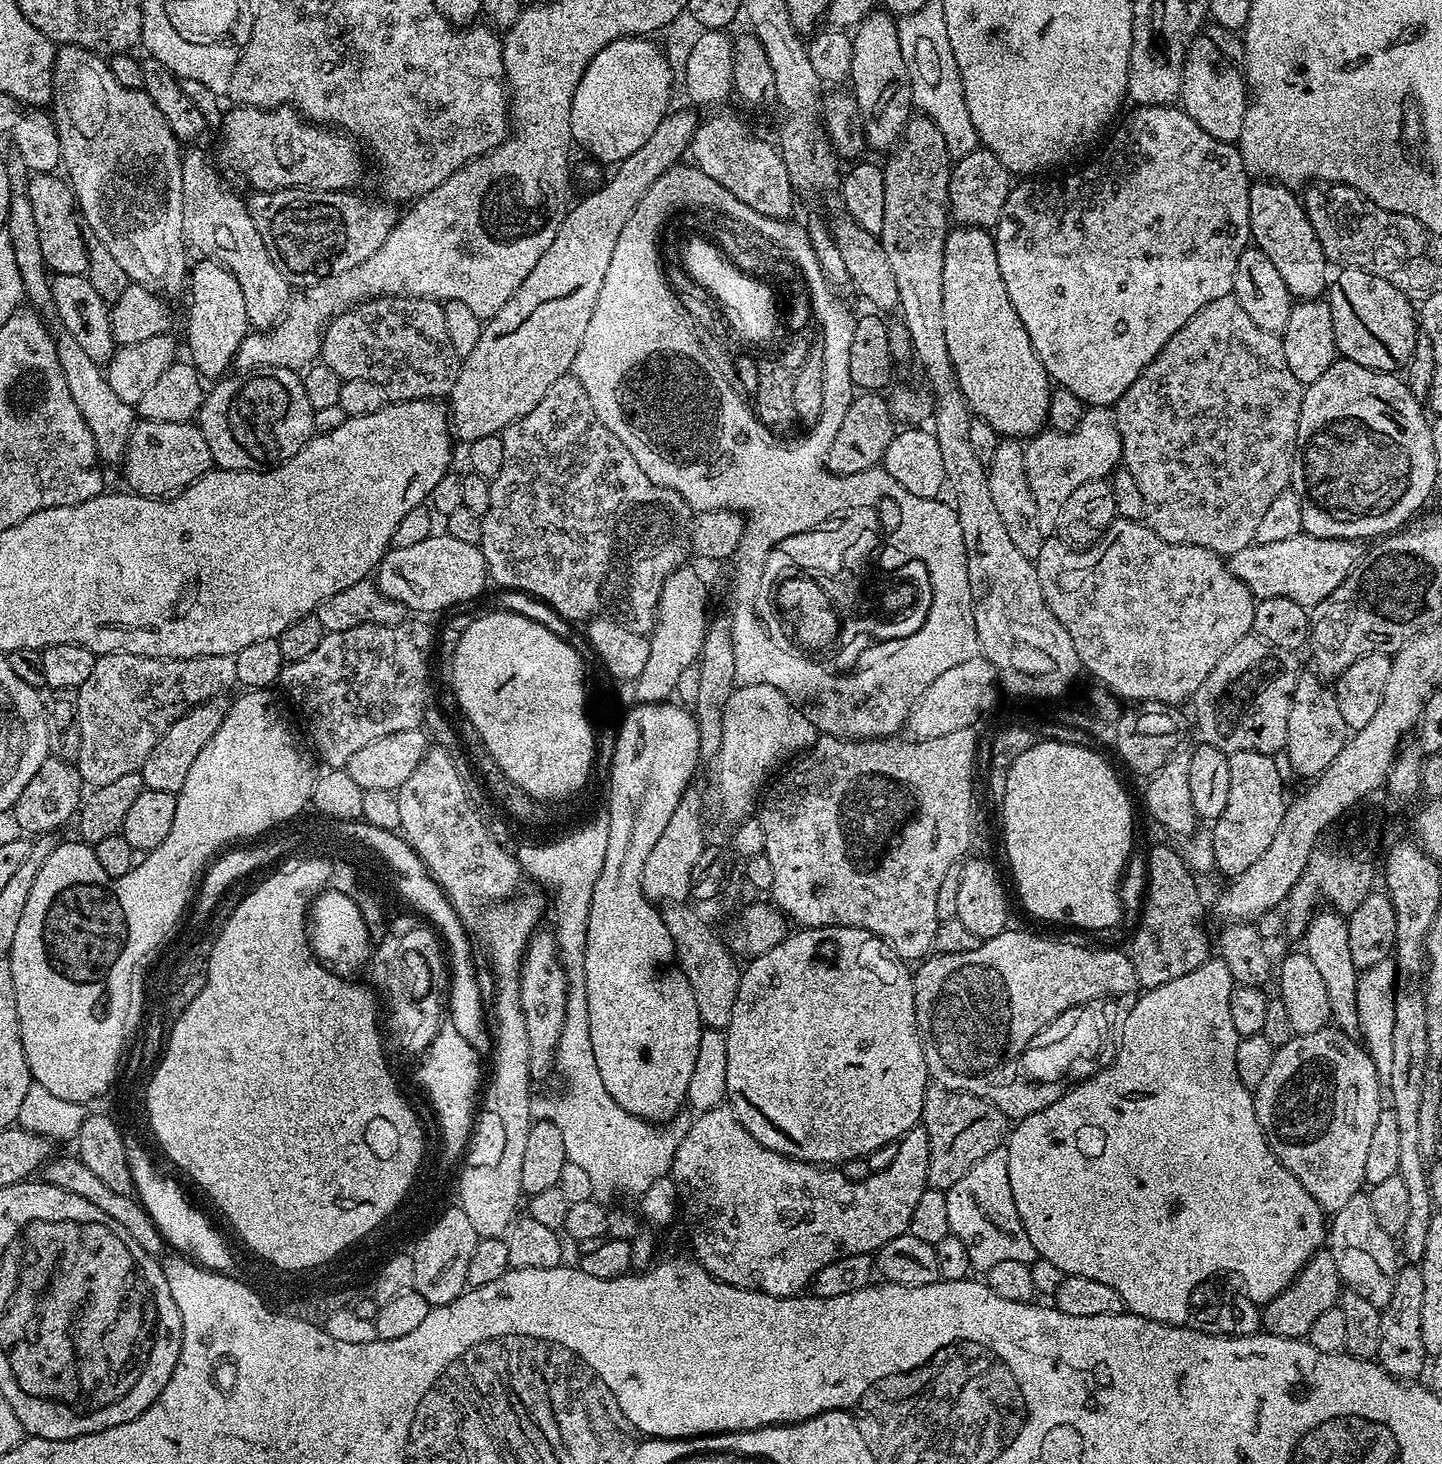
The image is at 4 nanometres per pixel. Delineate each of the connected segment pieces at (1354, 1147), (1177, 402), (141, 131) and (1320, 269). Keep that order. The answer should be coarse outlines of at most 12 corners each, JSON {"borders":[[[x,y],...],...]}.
{"borders":[[[1335,1026],[1273,1051],[1256,1117],[1328,1214],[1361,1191],[1382,1107]],[[1229,294],[1114,405],[1148,527],[1230,557],[1305,385]],[[57,51],[50,115],[87,231],[185,291],[182,144],[105,57]],[[1249,183],[1251,239],[1297,301],[1323,297],[1330,262],[1303,199]]]}

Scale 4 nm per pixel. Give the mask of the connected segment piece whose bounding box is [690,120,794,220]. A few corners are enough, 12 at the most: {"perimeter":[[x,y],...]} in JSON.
{"perimeter":[[740,120],[697,133],[695,167],[746,206],[791,217],[779,151]]}

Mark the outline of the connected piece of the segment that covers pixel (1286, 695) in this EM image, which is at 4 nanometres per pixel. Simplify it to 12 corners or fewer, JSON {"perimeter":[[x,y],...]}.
{"perimeter":[[1249,634],[1194,697],[1205,744],[1279,753],[1302,665]]}

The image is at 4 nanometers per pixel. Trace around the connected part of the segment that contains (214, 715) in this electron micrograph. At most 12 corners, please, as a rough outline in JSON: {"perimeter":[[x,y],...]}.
{"perimeter":[[207,700],[166,730],[140,768],[147,790],[178,793],[218,734],[225,705]]}

